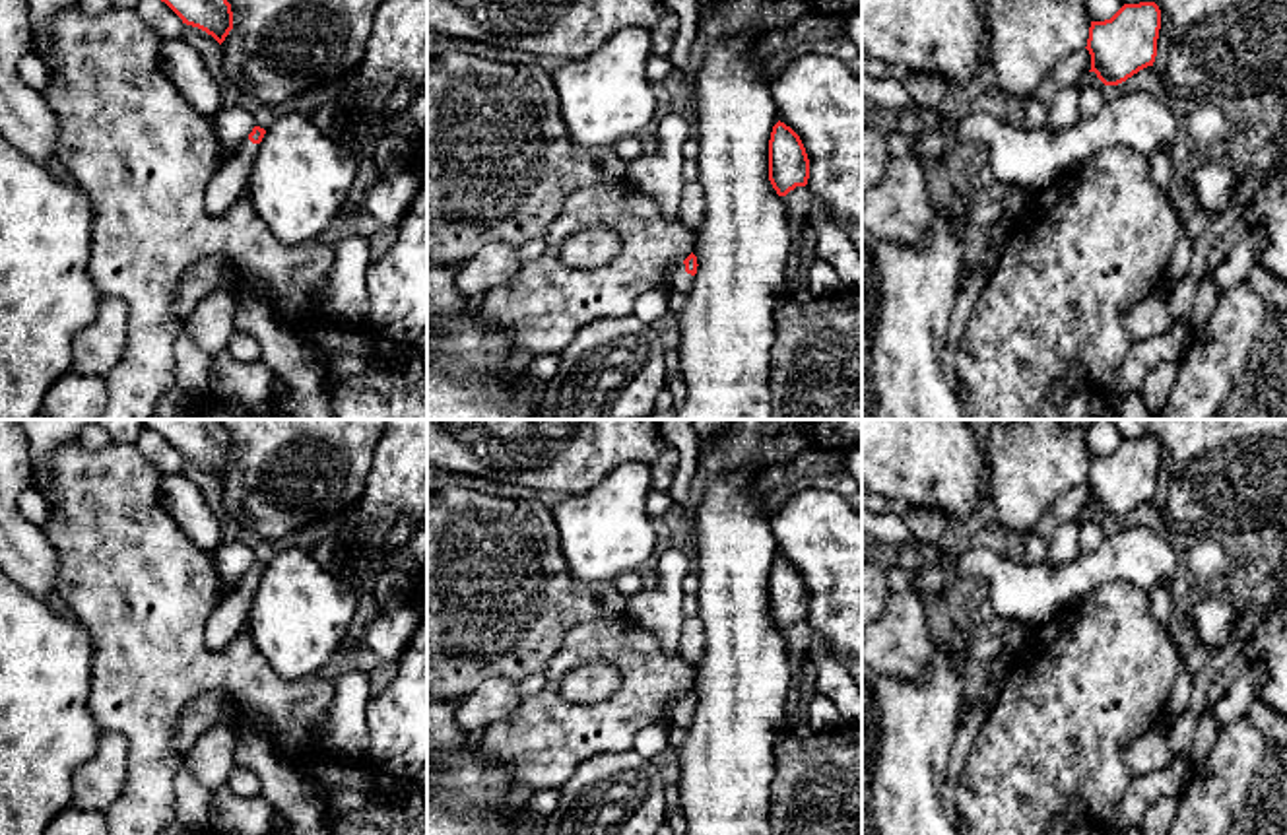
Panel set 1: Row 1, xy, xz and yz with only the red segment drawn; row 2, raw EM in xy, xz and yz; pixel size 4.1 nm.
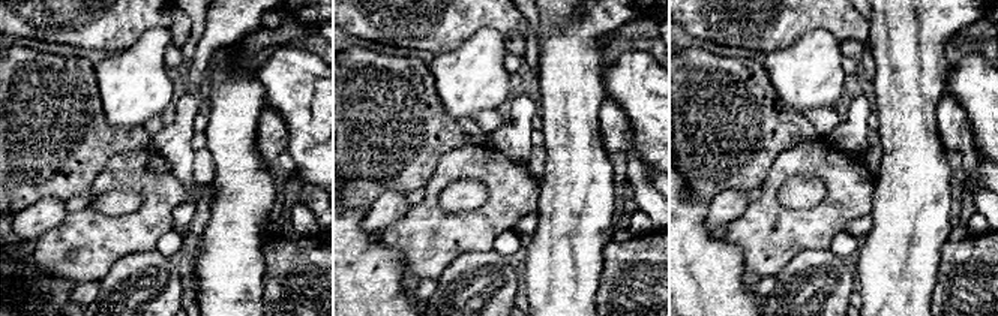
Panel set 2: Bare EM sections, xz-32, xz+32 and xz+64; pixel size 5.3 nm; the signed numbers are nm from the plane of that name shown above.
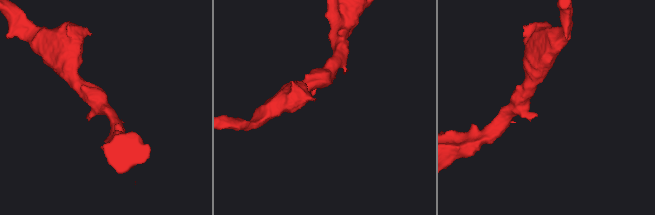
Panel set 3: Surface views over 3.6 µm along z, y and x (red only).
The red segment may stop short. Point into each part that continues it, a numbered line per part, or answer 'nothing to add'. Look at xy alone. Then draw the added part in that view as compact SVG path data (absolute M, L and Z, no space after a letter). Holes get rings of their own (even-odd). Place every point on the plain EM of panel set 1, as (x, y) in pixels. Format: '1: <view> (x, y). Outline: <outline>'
1: xy (230, 616). Outline: M245 573L214 608L204 629L204 643L212 651L223 649L247 625L258 583Z

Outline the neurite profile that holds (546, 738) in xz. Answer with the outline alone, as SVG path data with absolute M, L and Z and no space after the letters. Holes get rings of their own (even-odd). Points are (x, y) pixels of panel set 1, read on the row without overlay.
M625 614L611 619L588 619L569 629L561 649L545 670L545 685L503 720L483 730L479 750L511 773L514 785L530 790L561 790L575 771L604 752L629 752L635 736L664 717L672 699L681 699L695 684L697 670L679 654L666 654L658 639ZM610 662L621 674L621 687L606 701L575 705L559 695L563 678L584 664Z

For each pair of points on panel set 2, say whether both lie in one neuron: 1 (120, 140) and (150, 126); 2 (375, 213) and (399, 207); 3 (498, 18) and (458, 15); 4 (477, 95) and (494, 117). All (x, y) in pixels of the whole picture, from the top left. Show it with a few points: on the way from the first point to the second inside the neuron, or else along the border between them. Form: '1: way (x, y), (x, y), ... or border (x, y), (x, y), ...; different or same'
1: border (143, 126), (150, 137); different
2: way (381, 213), (393, 207); same
3: way (488, 15), (468, 15); same
4: border (497, 108), (477, 111), (471, 117); different

